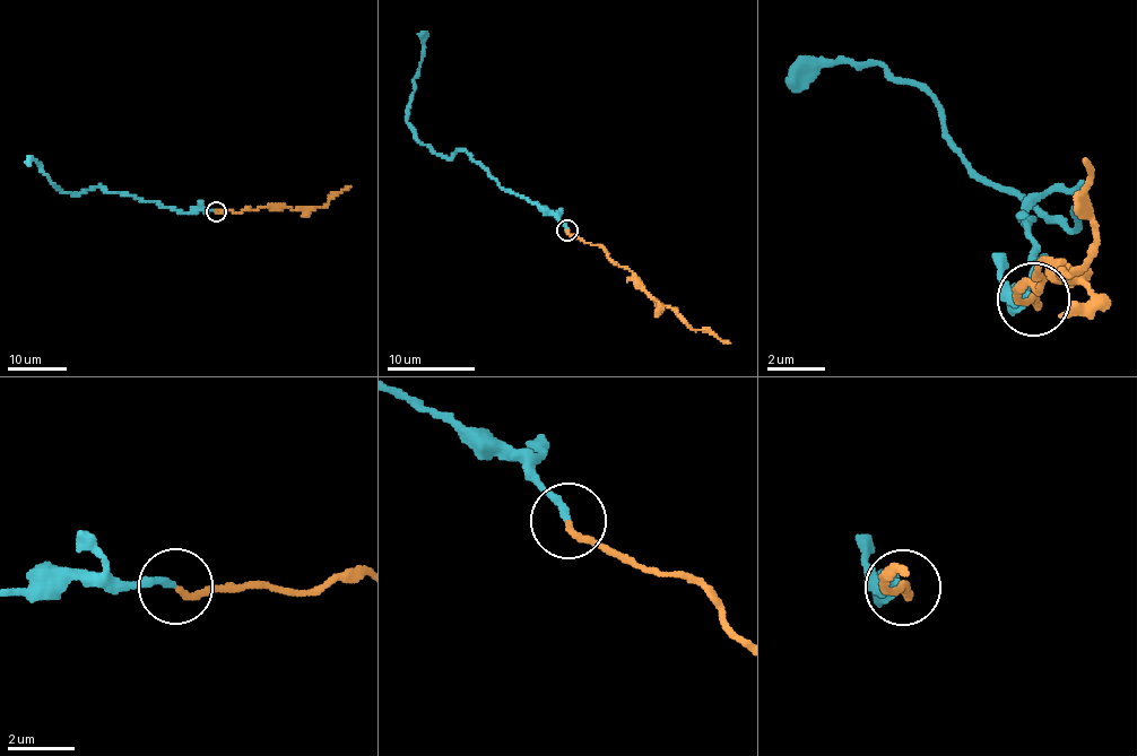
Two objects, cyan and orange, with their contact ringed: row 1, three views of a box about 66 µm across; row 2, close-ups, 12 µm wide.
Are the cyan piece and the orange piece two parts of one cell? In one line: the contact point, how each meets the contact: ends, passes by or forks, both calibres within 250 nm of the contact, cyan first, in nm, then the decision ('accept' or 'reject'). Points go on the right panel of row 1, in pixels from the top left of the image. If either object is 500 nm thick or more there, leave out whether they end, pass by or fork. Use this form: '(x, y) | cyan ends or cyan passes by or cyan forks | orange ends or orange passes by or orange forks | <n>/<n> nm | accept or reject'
(1033, 298) | cyan ends | orange ends | 200/180 nm | accept

